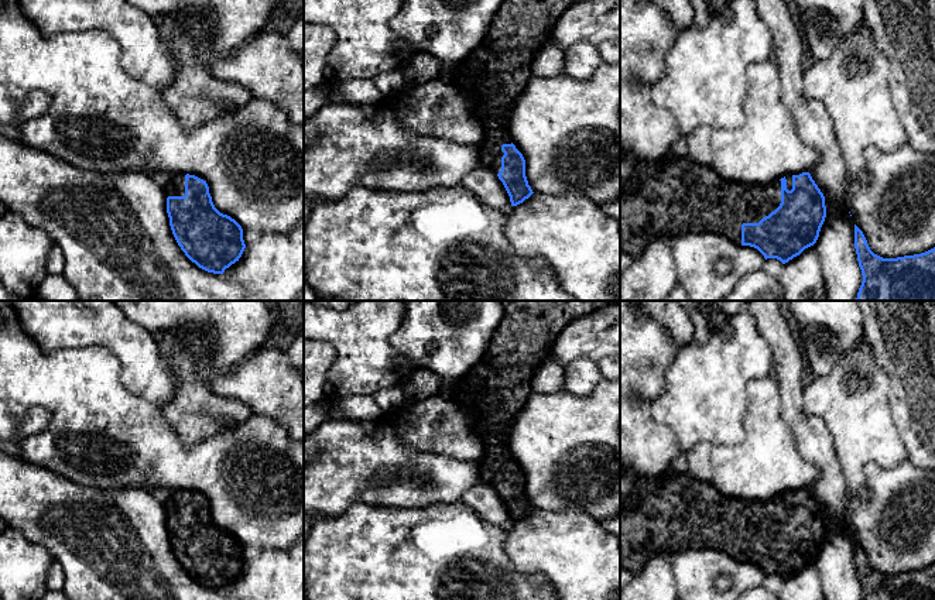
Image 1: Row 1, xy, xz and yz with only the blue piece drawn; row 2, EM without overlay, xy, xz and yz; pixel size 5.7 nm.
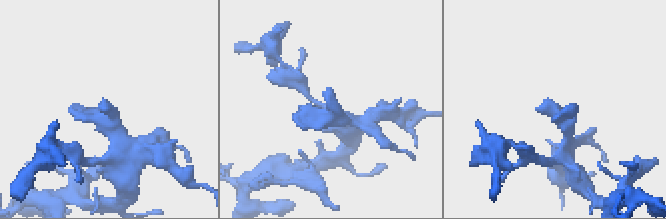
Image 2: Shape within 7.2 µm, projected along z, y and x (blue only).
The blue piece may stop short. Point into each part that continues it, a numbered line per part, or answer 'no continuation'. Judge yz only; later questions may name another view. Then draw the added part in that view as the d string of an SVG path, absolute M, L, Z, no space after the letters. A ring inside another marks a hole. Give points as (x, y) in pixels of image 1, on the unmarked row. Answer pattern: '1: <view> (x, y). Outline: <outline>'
1: yz (678, 511). Outline: M671 472L662 479L647 479L634 473L620 473L620 569L641 570L651 558L688 548L712 548L742 560L742 541L758 539L781 520L781 497L767 501L746 501L726 497L712 483L701 481L689 473Z

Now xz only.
1: xz (495, 390). Outline: M500 301L503 318L486 354L465 376L446 398L468 408L476 418L476 433L483 442L480 483L496 491L501 487L503 460L511 460L507 449L507 429L532 394L531 381L538 366L551 356L559 333L575 319L620 301Z

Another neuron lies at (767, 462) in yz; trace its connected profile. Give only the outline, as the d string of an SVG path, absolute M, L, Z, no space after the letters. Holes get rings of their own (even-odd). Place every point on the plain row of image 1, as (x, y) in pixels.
M771 374L750 381L747 398L744 438L734 445L713 446L710 483L723 496L746 501L811 488L821 472L802 457L792 429L780 414L777 378Z

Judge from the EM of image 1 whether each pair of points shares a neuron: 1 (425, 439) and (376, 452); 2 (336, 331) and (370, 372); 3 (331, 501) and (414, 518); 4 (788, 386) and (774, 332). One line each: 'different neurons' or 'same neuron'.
1: different neurons
2: same neuron
3: different neurons
4: same neuron

